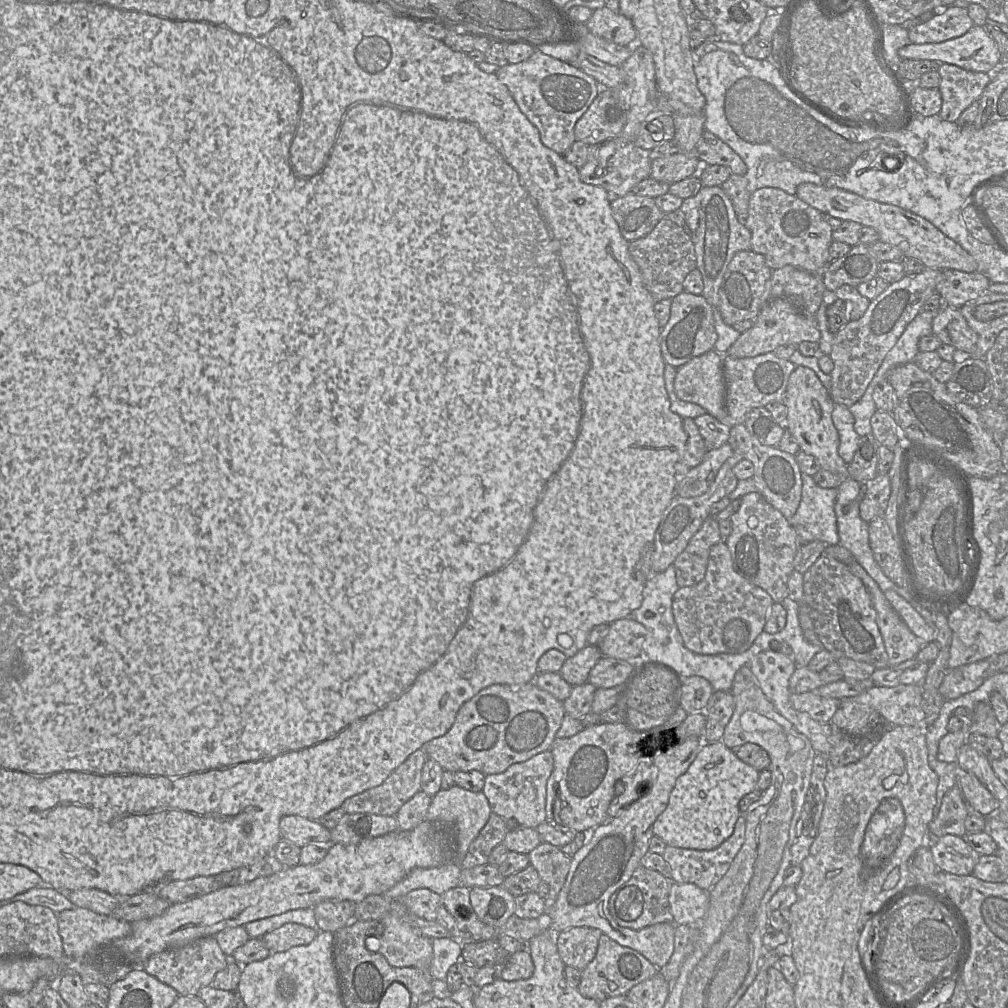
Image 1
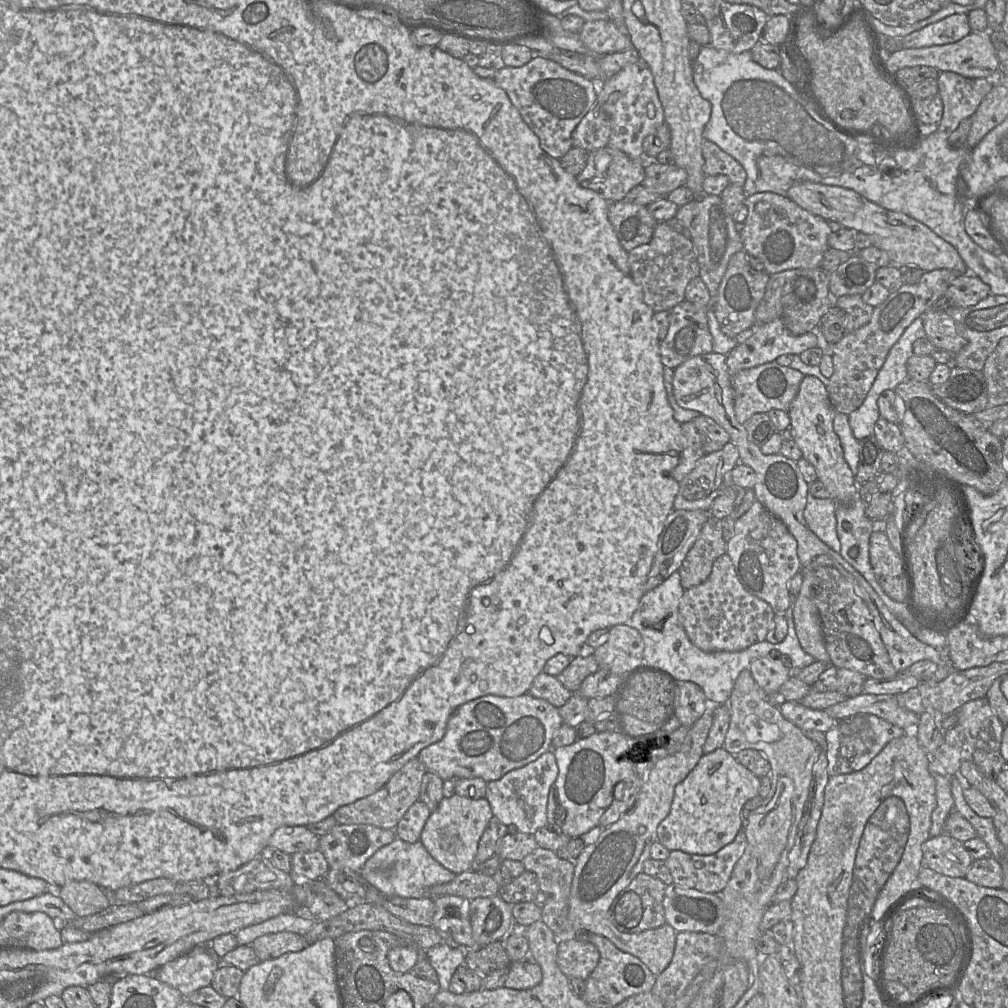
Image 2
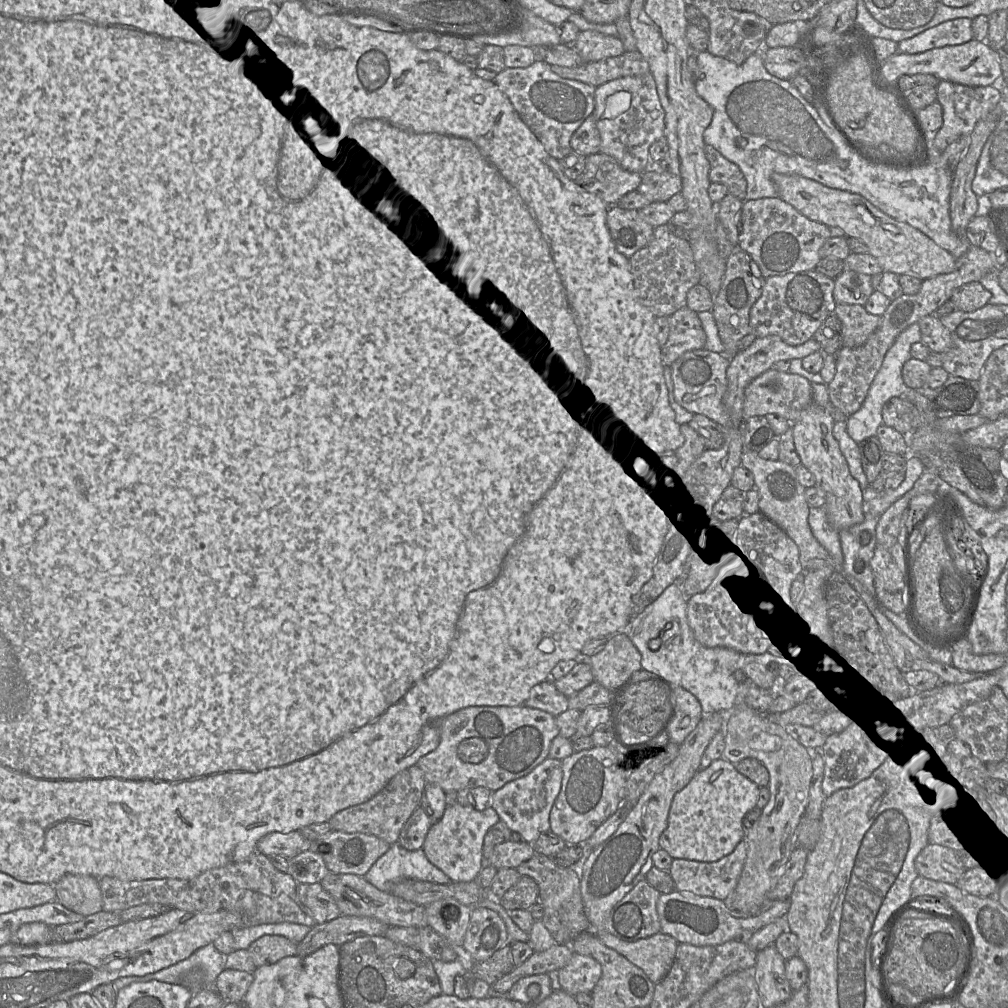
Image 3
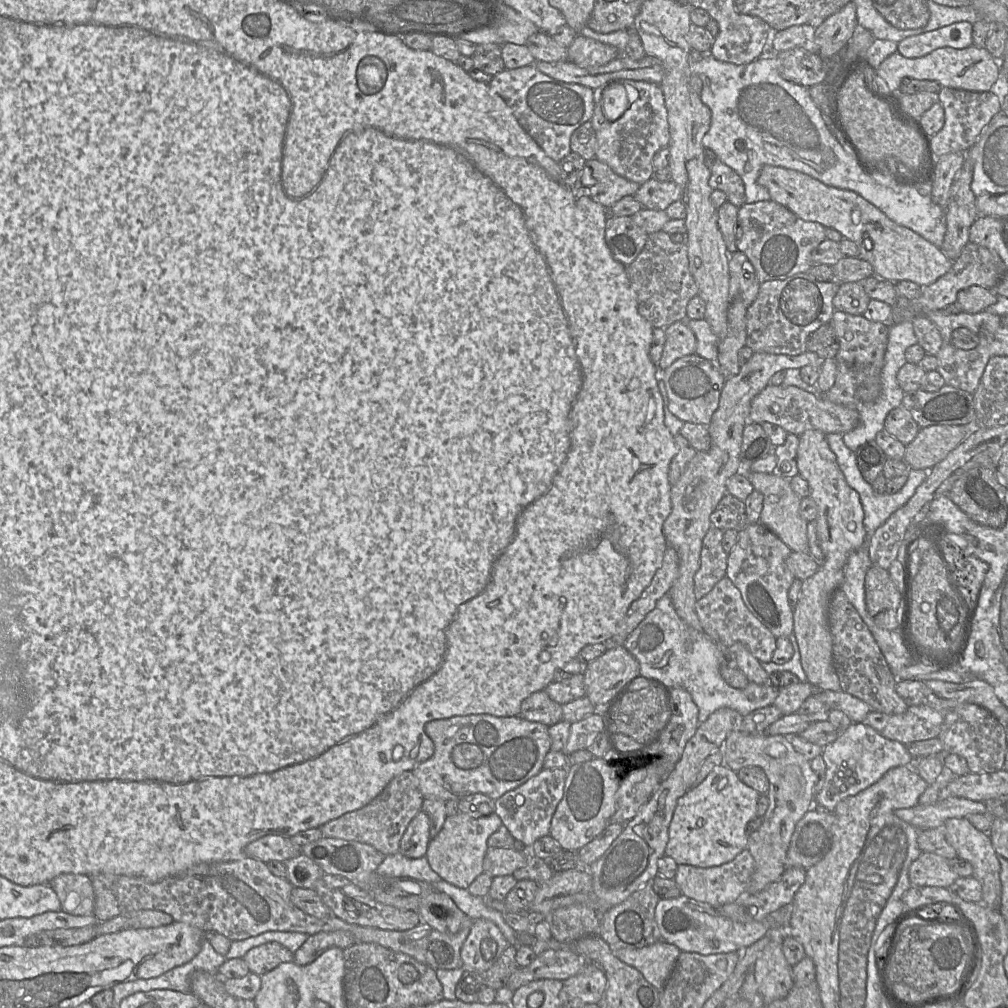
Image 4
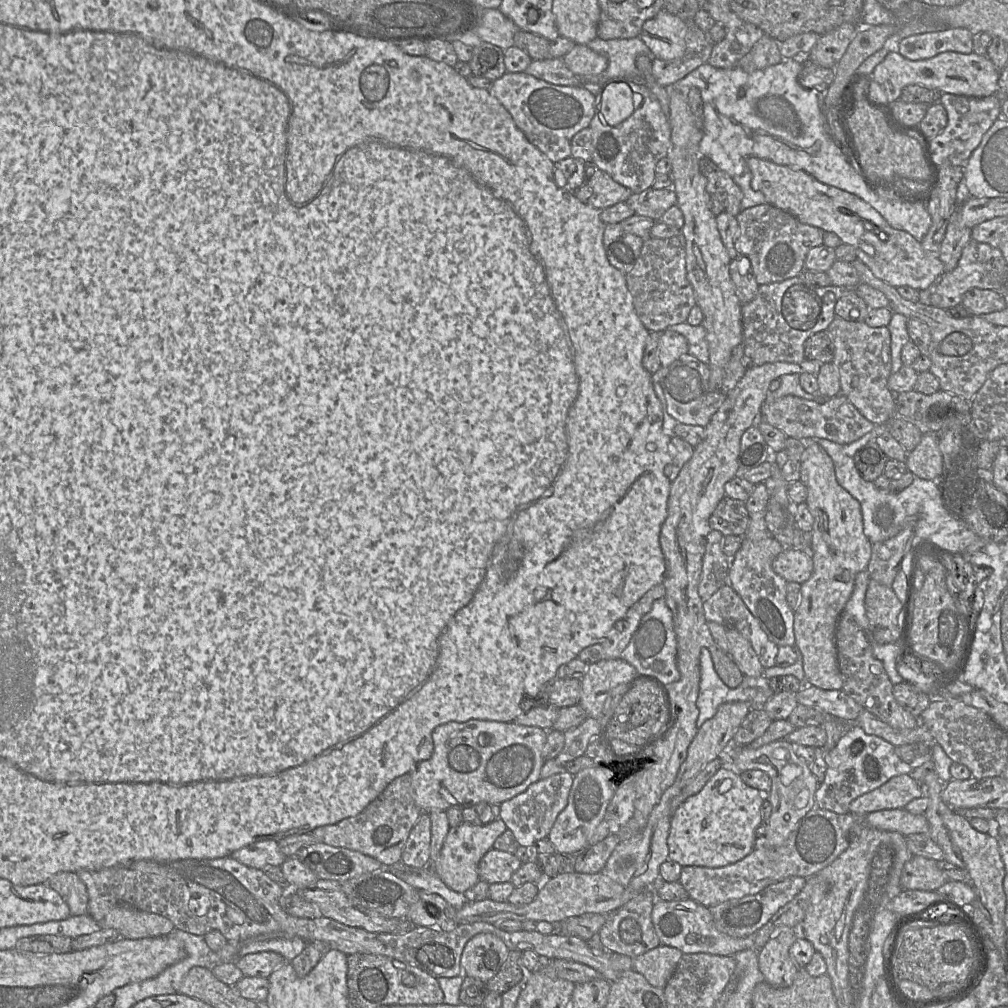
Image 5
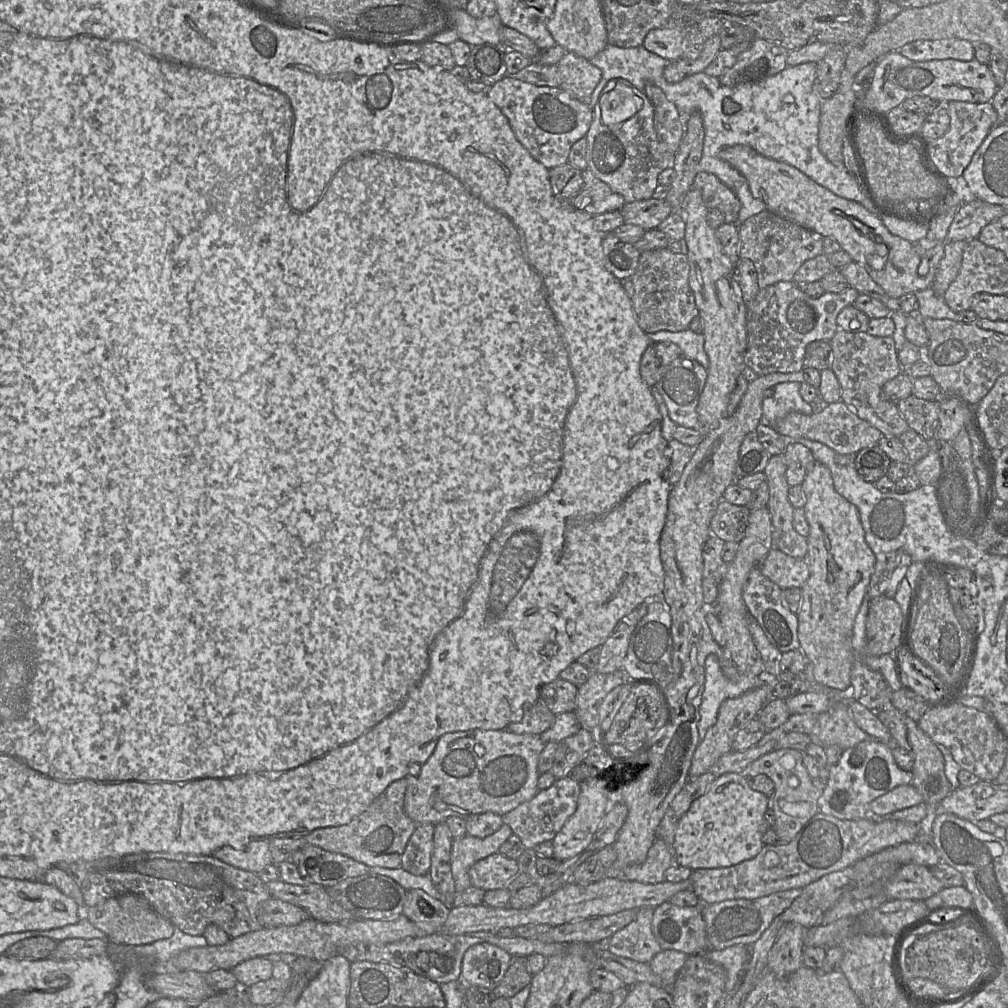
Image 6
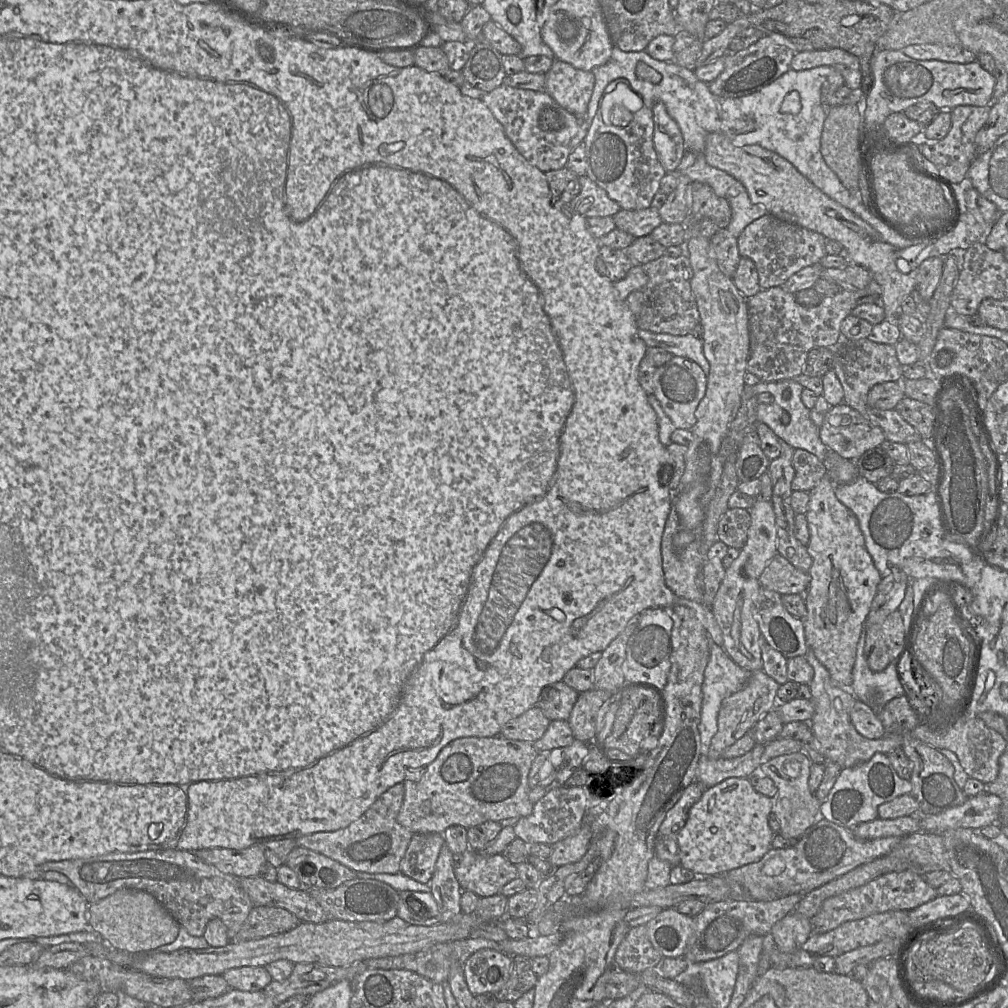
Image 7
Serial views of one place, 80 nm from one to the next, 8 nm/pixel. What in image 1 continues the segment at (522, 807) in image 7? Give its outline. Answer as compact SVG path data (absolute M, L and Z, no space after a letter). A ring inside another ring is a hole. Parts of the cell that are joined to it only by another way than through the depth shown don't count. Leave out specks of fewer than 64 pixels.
M535 683L519 687L495 684L463 703L450 730L427 742L421 749L428 758L437 761L446 771L455 773L477 770L485 776L499 774L512 764L527 761L543 751L550 750L564 716L563 702L537 687Z

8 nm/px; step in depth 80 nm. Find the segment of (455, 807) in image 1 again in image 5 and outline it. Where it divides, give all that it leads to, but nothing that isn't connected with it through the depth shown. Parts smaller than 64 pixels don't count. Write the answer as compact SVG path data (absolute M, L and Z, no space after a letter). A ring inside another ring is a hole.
M502 819L484 826L462 822L457 827L451 827L445 838L440 857L432 866L433 871L449 888L464 893L480 880L478 873L480 860L493 848L495 840L507 829Z

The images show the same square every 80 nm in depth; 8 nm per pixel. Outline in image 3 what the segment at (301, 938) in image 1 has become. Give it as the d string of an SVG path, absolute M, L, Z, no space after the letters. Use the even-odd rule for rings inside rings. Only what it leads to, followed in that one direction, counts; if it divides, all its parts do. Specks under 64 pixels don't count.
M264 935L254 941L247 950L257 968L297 955L297 944L284 936Z

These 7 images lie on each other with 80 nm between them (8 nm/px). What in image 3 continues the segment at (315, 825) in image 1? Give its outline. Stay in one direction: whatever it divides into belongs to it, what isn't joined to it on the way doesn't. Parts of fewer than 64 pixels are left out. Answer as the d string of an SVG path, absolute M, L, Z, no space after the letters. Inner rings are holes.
M300 831L289 833L272 832L263 836L256 845L256 852L266 856L281 855L292 858L309 850L310 842Z

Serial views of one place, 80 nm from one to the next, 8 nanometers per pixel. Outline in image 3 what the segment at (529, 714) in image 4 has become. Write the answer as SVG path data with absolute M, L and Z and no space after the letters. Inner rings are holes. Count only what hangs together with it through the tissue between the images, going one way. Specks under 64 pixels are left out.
M552 679L535 685L524 705L543 710L556 717L568 710L569 698L557 690Z

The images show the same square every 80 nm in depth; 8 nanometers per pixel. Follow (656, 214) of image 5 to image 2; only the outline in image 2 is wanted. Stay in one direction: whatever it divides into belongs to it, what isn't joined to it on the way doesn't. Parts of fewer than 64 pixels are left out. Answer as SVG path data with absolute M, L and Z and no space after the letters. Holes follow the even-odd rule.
M646 160L645 178L641 185L653 193L667 197L676 188L684 186L687 178L687 172L674 163L661 164L656 160Z

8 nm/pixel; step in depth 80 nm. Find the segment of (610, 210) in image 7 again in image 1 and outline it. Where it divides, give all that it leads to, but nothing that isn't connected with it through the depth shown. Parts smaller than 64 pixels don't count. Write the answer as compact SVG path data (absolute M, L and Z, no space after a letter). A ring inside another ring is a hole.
M621 137L588 146L587 161L579 170L582 181L600 186L612 197L622 197L629 194L633 188L651 175L652 153L642 149L634 142Z

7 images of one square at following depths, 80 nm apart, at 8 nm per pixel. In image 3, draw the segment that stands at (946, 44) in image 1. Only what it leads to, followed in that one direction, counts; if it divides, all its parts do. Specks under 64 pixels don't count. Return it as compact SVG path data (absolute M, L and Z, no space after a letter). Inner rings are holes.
M972 39L959 45L934 48L917 54L897 52L881 65L881 74L890 85L898 85L902 75L931 74L966 86L989 86L1002 75L997 51L987 41Z

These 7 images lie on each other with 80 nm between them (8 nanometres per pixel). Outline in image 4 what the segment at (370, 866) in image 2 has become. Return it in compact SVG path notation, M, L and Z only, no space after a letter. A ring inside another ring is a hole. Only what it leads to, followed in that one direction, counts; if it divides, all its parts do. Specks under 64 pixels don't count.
M400 852L387 855L377 867L376 873L385 877L404 877L435 883L441 877L430 867L426 857L408 858Z

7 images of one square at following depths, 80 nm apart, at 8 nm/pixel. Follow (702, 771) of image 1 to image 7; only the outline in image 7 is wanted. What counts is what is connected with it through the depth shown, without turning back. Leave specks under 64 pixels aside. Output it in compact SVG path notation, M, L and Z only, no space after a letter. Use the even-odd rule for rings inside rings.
M732 777L706 788L701 798L691 807L687 821L678 833L680 865L693 871L696 876L716 876L760 861L772 848L774 833L768 823L772 808L772 799L758 793L748 778Z

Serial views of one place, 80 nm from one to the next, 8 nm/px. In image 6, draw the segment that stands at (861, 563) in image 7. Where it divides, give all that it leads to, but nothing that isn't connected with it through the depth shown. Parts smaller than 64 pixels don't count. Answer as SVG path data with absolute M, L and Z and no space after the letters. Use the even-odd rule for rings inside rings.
M816 461L801 486L806 494L804 511L809 525L806 560L810 576L801 588L802 602L797 613L800 650L812 664L818 684L850 691L854 622L867 594L876 556L866 543L857 507L836 491L828 467Z

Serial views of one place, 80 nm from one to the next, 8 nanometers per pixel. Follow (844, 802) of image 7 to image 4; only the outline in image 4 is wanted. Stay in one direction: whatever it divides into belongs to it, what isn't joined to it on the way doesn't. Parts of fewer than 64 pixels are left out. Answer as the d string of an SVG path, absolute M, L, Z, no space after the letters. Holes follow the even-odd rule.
M852 722L837 739L823 747L826 764L823 787L815 796L814 807L834 813L839 802L854 796L879 781L887 771L898 766L912 767L907 746L882 736L864 722Z

